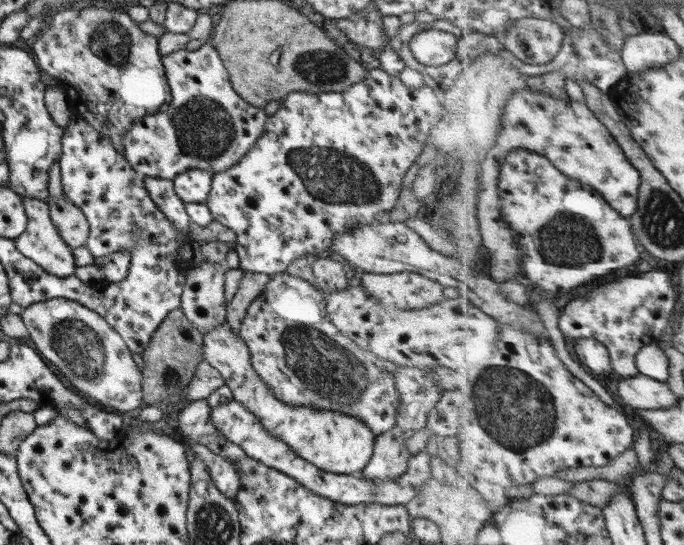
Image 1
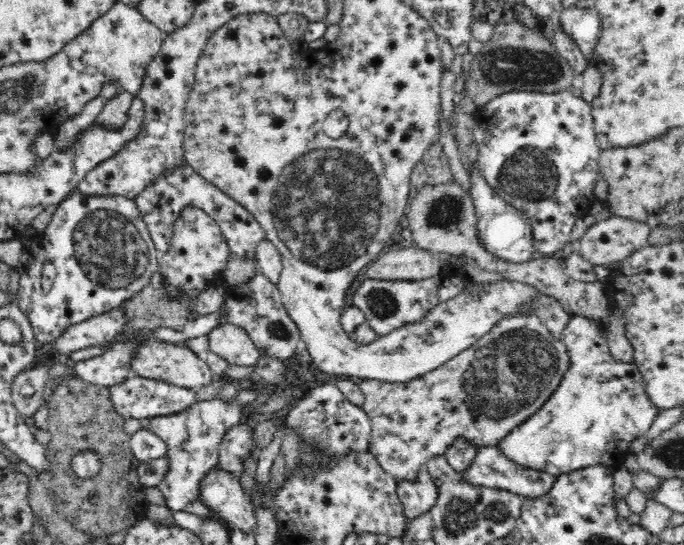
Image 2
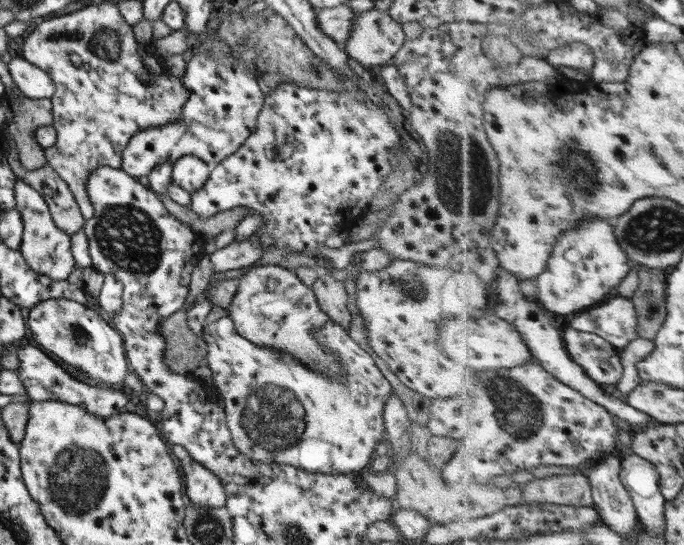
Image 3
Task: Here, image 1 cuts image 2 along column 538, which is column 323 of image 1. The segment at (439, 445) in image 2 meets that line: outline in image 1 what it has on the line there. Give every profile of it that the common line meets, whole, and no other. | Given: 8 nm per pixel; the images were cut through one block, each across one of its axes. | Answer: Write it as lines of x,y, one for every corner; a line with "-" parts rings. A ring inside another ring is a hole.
285,273
271,275
269,284
265,284
259,296
247,306
238,336
249,349
253,372
270,388
278,401
357,417
375,437
394,426
399,404
397,386
393,381
396,365
359,348
349,337
343,336
328,320
323,292
314,285

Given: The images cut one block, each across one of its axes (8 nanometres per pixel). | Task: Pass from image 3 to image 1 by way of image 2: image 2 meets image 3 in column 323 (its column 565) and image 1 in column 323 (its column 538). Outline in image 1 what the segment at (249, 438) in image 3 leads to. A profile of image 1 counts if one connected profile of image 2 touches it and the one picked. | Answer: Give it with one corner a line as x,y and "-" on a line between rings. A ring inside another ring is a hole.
227,321
215,325
202,336
201,358
223,377
231,398
242,404
259,424
289,447
299,458
325,472
355,474
370,459
374,434
357,417
339,411
322,411
315,407
293,406
278,401
270,388
253,372
247,345
231,332

